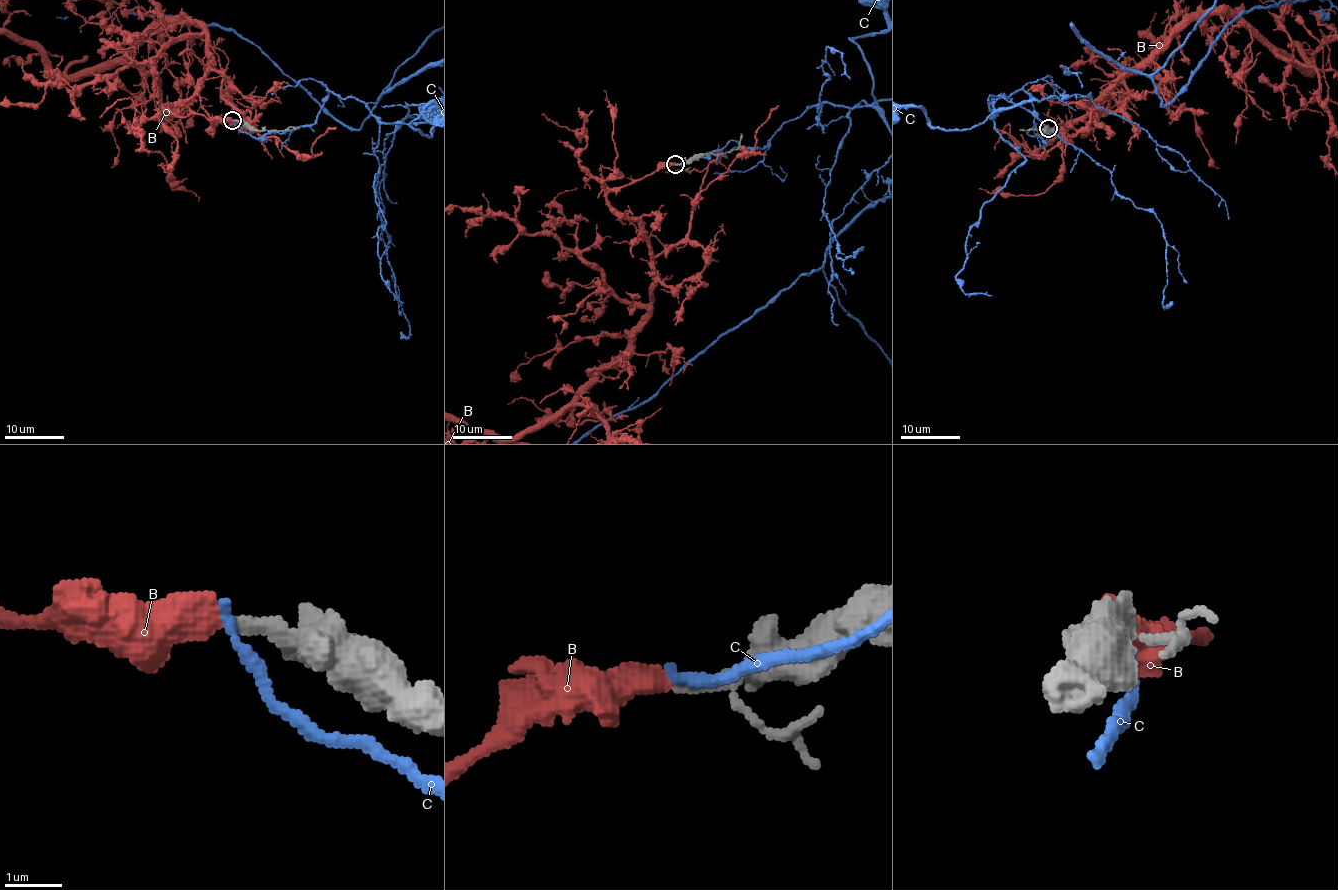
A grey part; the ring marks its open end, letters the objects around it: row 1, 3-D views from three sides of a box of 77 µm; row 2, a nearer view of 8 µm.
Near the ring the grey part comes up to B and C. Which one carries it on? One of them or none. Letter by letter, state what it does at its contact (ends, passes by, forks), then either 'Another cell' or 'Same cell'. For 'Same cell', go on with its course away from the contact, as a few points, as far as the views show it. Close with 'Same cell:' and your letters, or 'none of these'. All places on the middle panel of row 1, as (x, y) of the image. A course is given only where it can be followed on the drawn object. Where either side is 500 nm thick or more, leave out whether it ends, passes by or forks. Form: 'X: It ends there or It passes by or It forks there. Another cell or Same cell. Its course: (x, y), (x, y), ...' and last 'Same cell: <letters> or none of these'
B: It ends there. Same cell
C: It ends there. Another cell
Same cell: B

